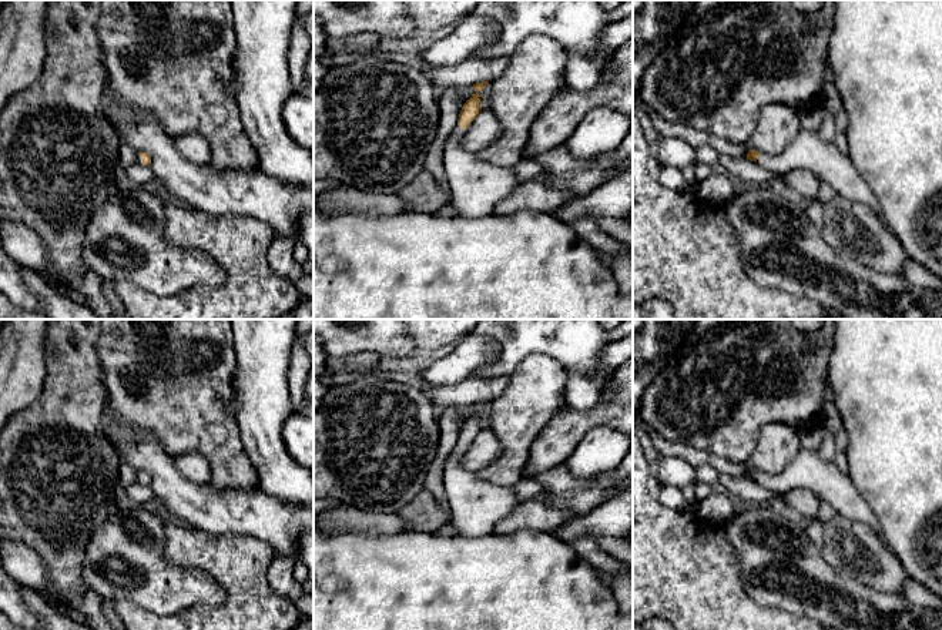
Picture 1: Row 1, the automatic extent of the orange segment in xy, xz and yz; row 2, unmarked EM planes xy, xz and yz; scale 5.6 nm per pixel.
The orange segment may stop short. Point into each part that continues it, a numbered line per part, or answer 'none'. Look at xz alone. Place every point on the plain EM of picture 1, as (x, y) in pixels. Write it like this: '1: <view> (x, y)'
1: xz (476, 506)

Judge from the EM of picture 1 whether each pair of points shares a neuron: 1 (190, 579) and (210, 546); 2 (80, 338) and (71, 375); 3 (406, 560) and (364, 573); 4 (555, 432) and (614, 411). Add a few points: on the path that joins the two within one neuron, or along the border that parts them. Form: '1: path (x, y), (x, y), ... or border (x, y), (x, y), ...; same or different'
1: border (166, 558), (176, 565), (201, 569), (223, 589); different
2: path (77, 347), (71, 354), (71, 367); same
3: path (396, 570), (394, 573), (374, 573); same
4: path (569, 426), (600, 415); same

